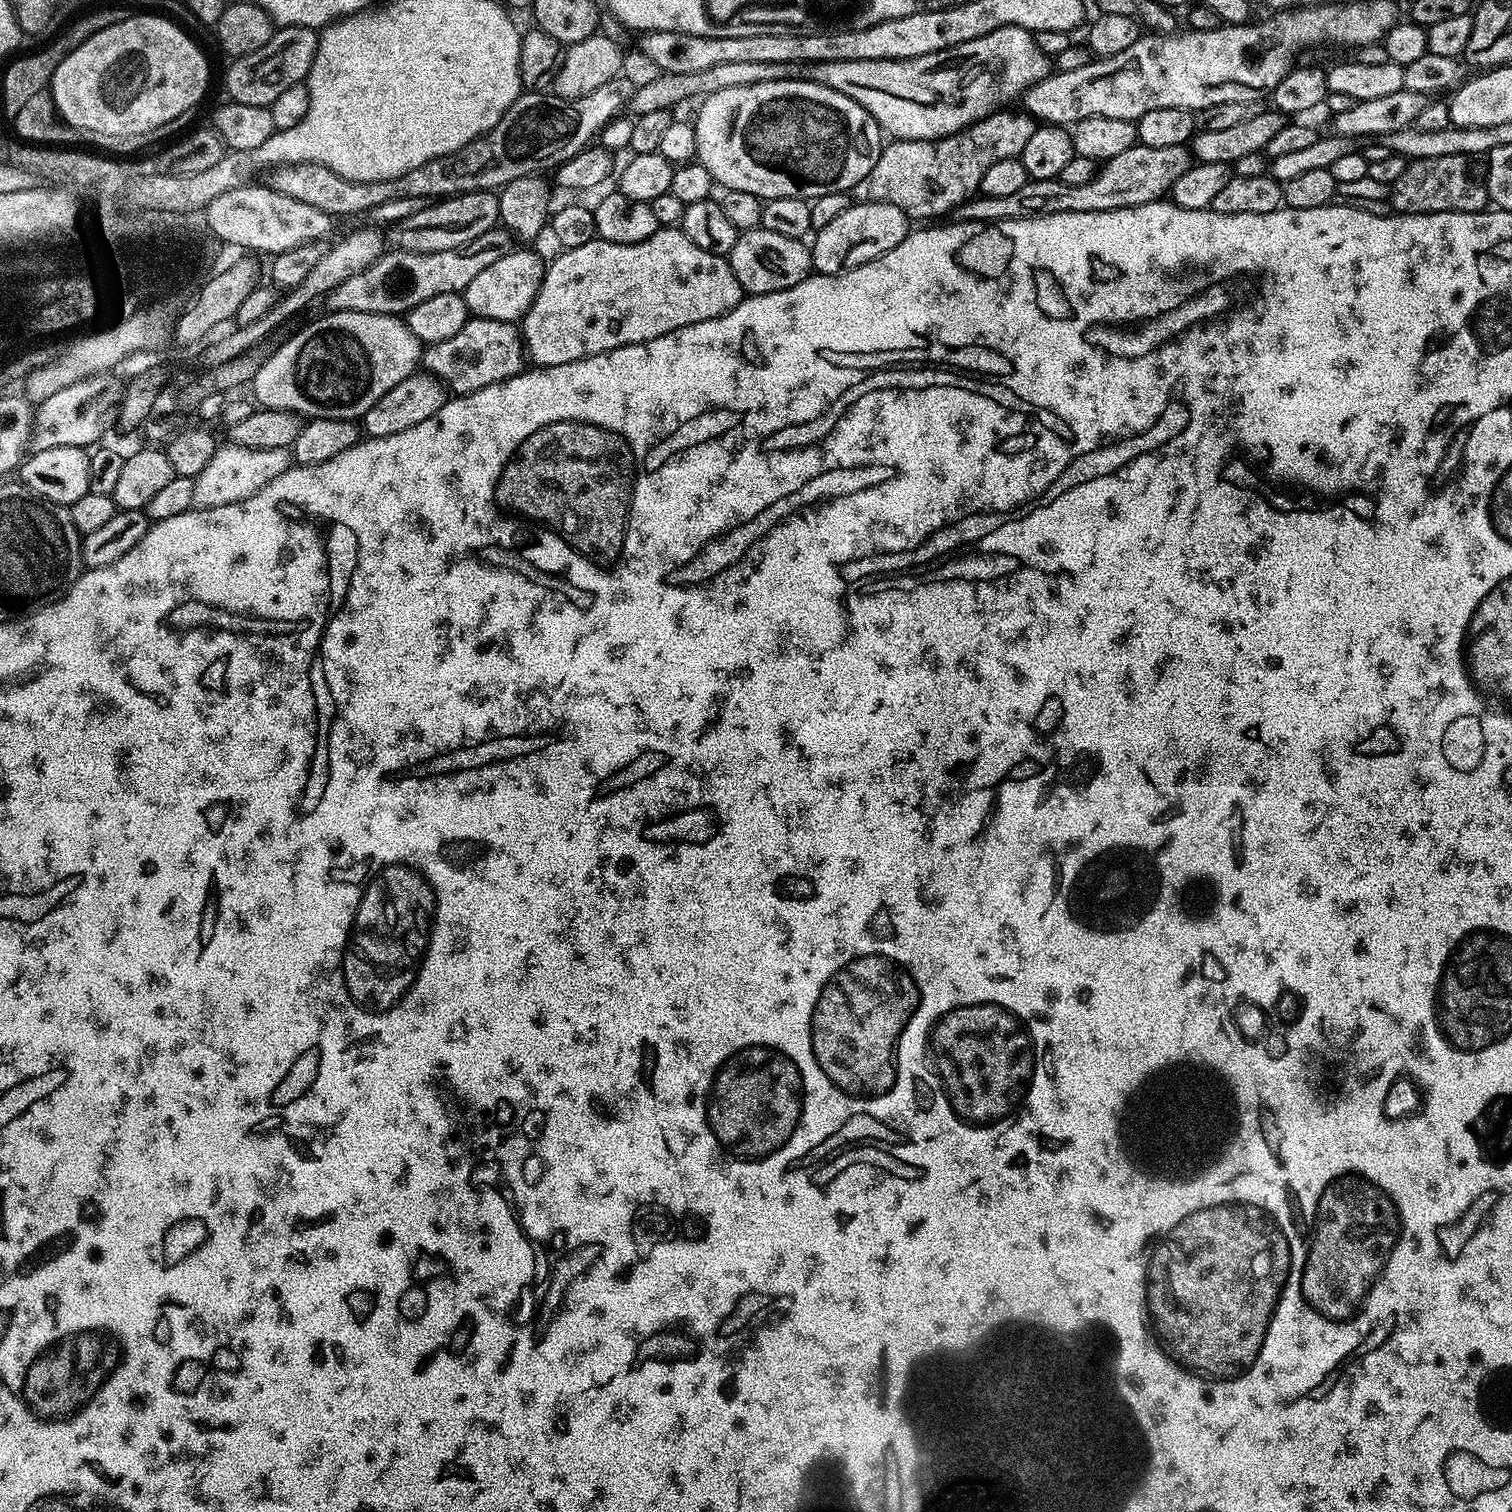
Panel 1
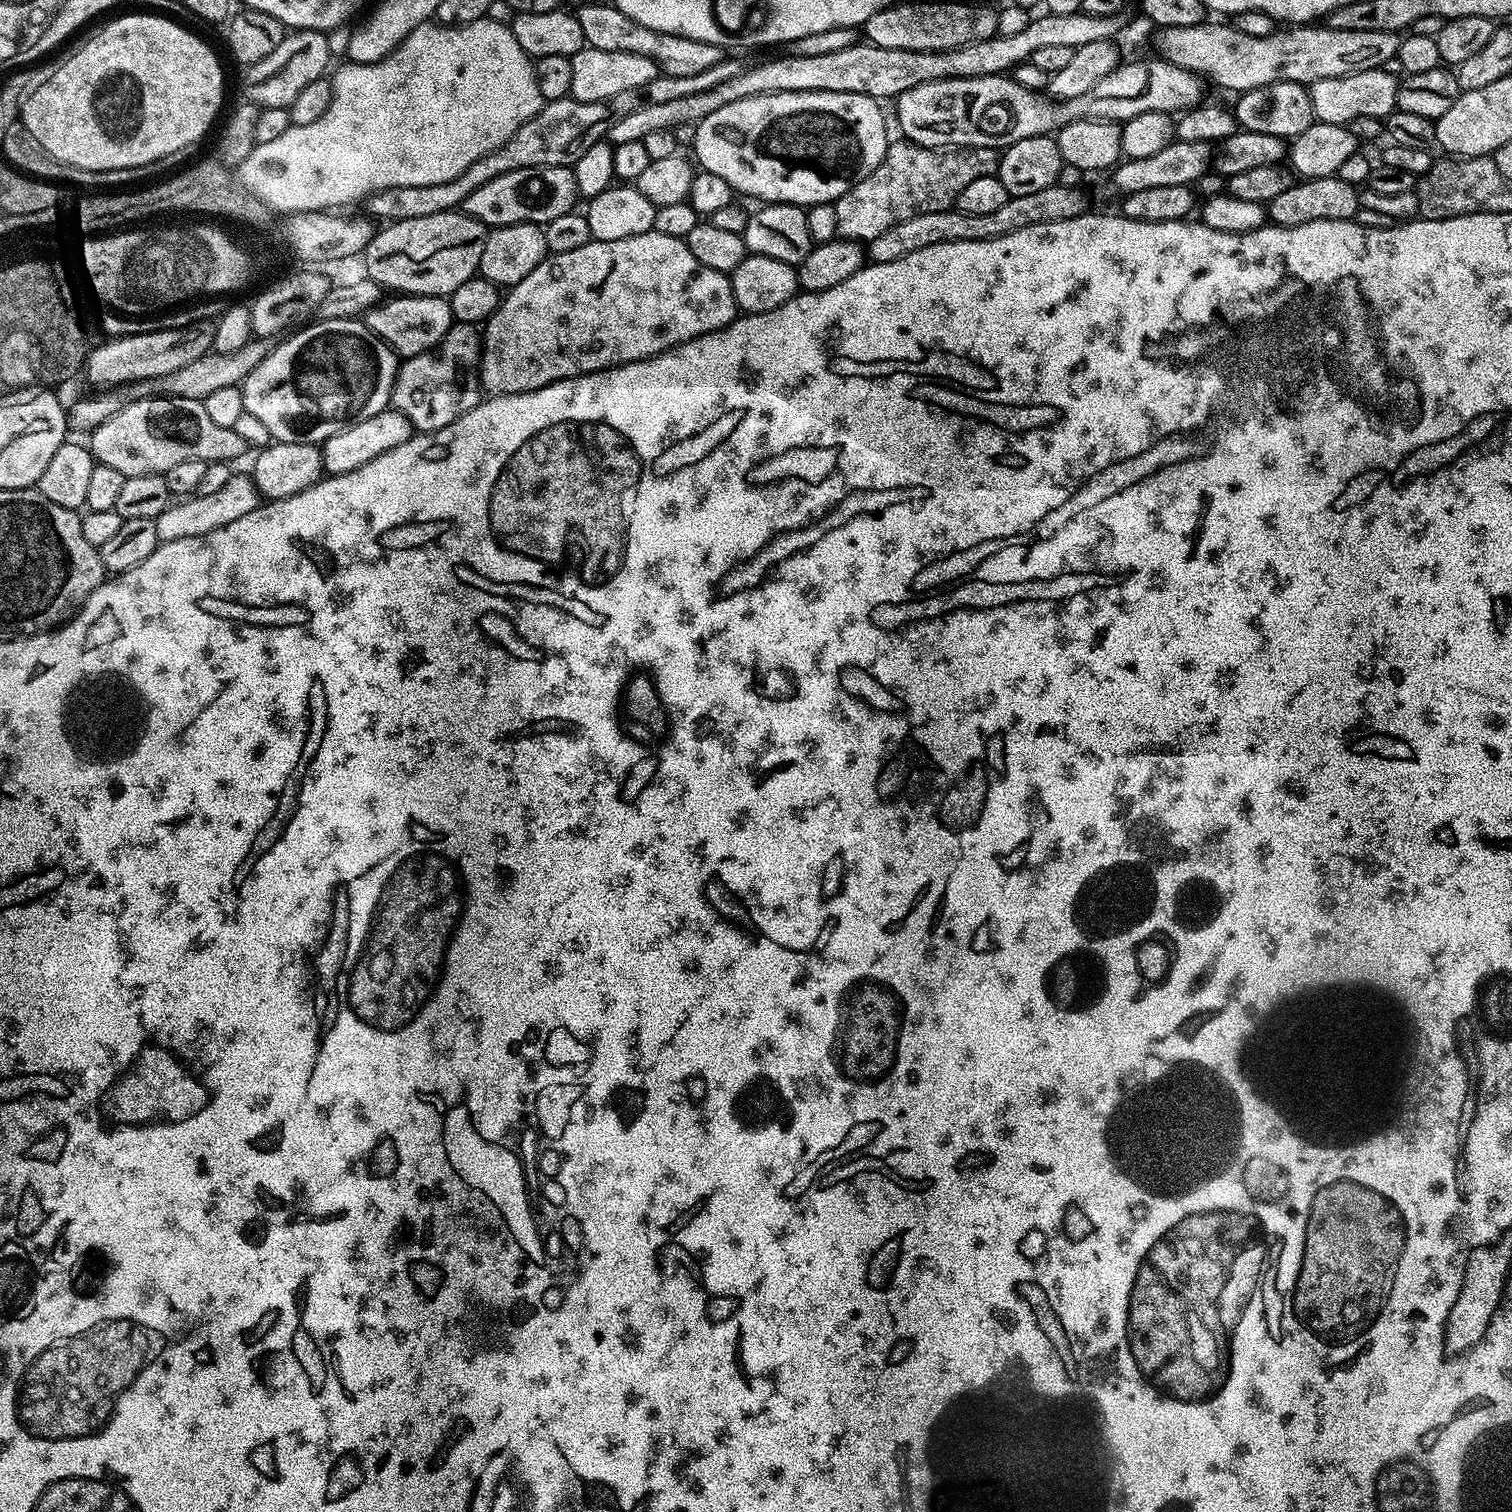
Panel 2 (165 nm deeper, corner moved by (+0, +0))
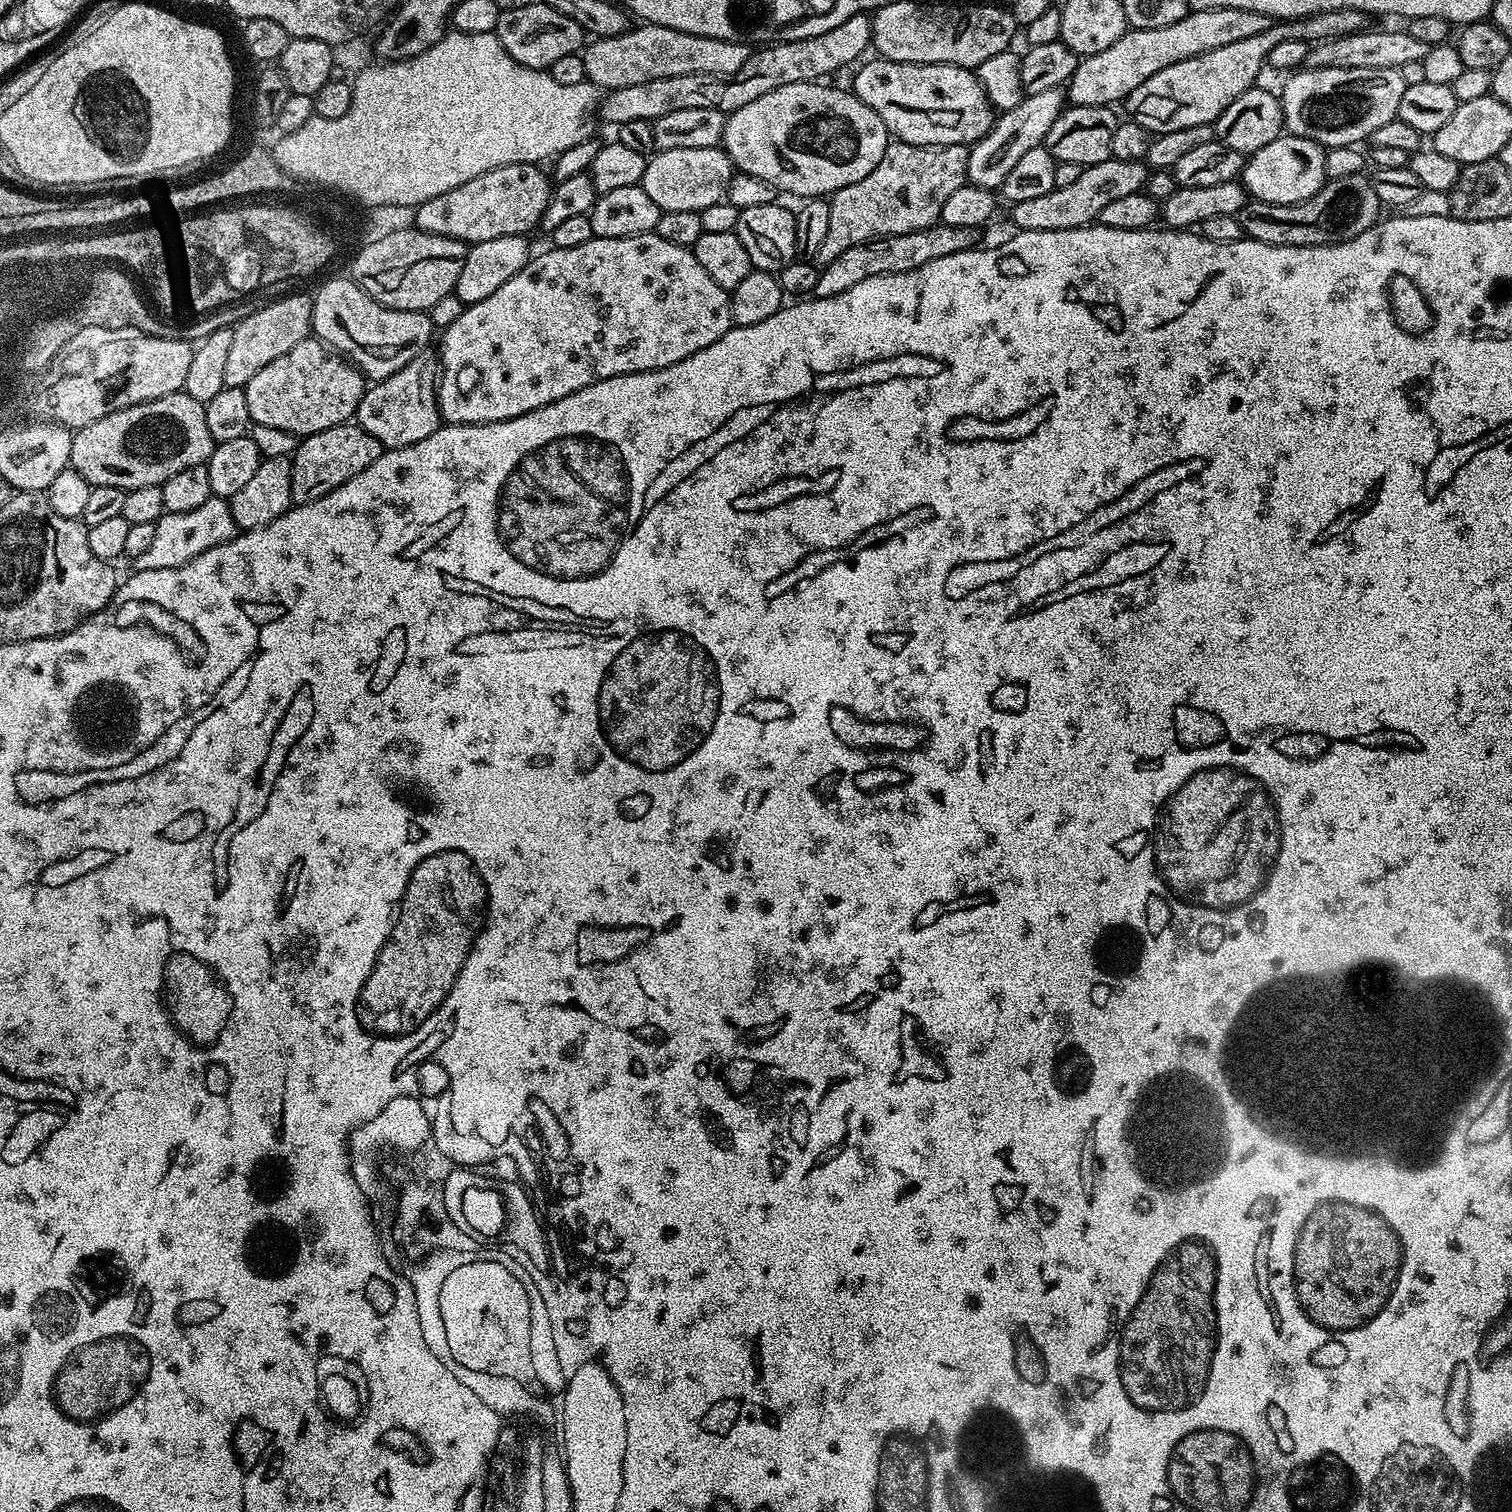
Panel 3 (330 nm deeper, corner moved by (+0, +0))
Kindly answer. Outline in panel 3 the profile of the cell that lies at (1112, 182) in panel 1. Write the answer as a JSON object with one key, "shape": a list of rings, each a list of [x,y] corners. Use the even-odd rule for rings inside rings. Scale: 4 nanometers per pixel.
{"shape":[[[936,222],[929,228],[862,241],[861,244],[843,250],[838,258],[834,258],[832,262],[819,269],[814,289],[815,295],[842,294],[850,290],[850,286],[870,276],[877,276],[883,272],[905,272],[922,266],[934,258],[961,252],[963,248],[971,248],[977,243],[976,235],[978,232],[974,228],[955,228],[943,222]]]}

